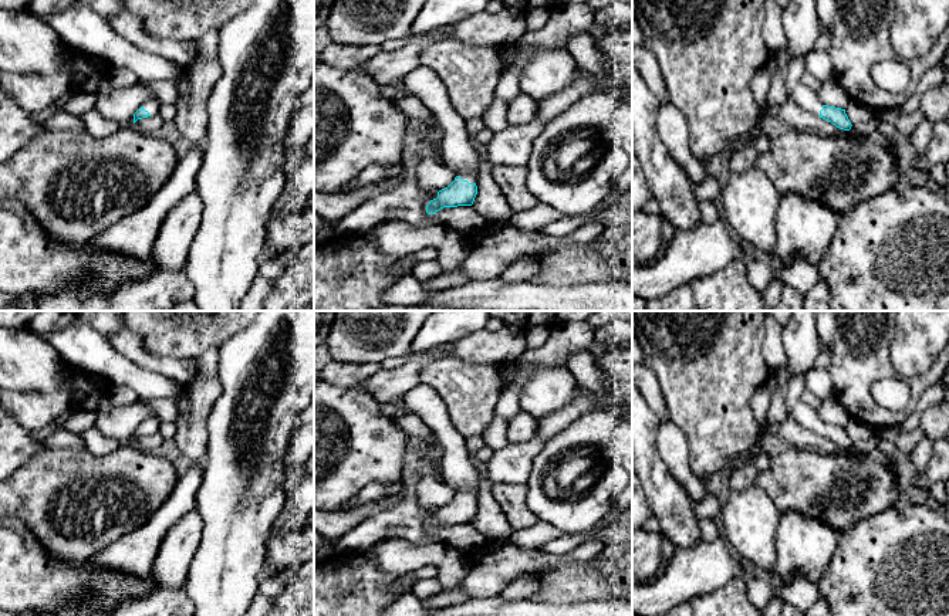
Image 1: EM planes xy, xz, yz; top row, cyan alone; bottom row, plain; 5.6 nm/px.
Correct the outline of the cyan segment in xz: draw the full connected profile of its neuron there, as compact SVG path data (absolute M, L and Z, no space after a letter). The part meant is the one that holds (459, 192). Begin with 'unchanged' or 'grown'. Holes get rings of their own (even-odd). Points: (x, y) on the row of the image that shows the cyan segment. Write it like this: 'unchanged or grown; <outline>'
grown; M460 172L455 180L438 192L438 197L426 206L428 214L435 214L443 207L472 206L477 194L477 175Z

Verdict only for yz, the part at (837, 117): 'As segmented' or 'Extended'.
Extended

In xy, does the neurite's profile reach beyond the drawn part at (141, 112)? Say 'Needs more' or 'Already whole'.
Needs more

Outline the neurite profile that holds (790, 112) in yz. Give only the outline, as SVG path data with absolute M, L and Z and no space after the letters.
M788 98L784 104L777 106L767 108L761 105L760 114L764 114L766 116L776 116L797 131L808 131L820 135L848 136L848 138L854 138L857 135L851 129L850 131L840 129L831 122L806 111L791 98Z

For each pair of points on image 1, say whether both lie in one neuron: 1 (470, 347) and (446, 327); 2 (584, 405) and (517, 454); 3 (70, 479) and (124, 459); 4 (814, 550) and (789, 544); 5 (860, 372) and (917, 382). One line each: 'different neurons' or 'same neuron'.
1: different neurons
2: same neuron
3: same neuron
4: same neuron
5: same neuron

